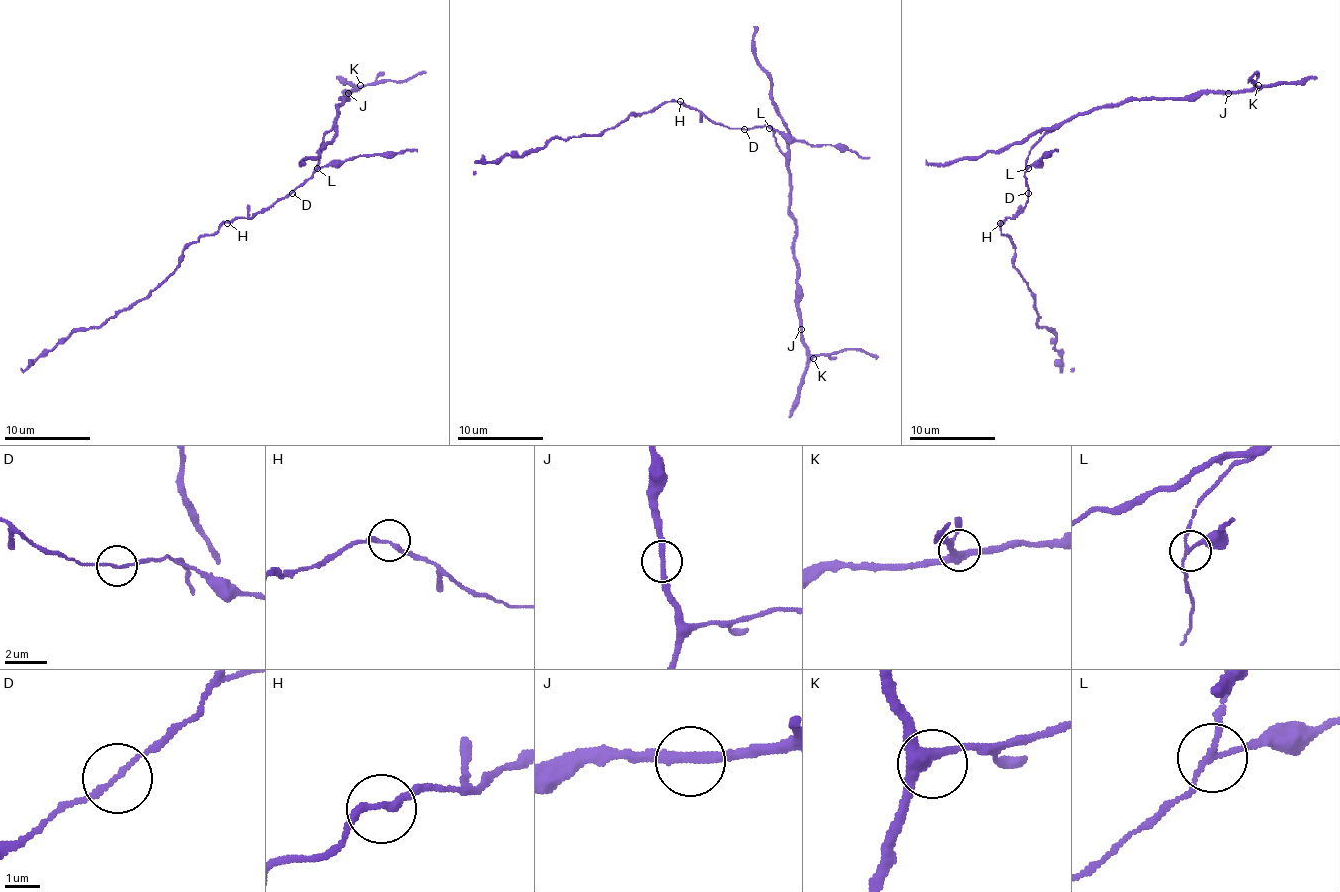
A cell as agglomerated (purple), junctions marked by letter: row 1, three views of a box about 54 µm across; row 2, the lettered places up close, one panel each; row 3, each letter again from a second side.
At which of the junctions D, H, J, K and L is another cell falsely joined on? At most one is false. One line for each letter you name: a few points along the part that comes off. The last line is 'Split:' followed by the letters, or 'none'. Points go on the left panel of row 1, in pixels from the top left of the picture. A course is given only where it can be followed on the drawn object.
L: course (317, 169), (352, 160), (356, 156), (408, 150), (416, 152)
Split: L

